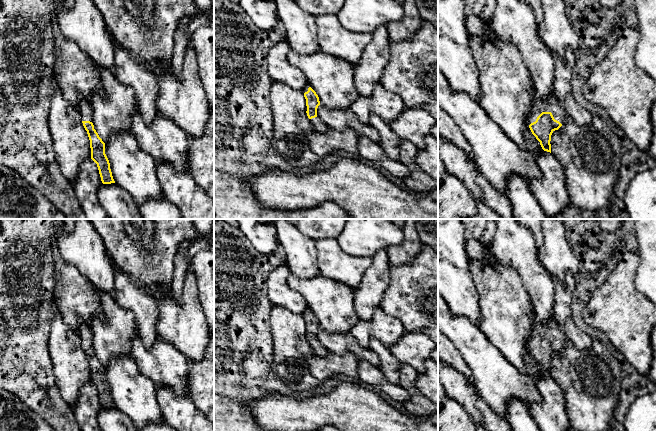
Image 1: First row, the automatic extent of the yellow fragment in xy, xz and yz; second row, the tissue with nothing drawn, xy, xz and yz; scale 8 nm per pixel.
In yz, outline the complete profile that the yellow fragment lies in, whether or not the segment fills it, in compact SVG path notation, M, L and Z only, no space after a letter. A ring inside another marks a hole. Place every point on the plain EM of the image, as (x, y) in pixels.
M532 309L534 327L528 337L529 352L540 366L544 375L551 377L551 359L563 347L570 343L567 336L560 330L556 320L552 318L546 324L541 323Z

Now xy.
M82 323L79 326L78 334L81 338L83 350L87 355L90 364L91 383L97 388L102 407L115 407L110 393L109 384L105 378L105 367L99 361L93 349L93 335L90 326Z

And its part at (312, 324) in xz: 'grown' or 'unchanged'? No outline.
grown

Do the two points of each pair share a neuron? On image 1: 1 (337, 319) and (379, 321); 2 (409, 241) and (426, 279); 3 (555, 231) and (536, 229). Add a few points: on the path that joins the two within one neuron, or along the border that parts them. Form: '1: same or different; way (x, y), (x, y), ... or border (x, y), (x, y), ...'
1: different; border (360, 320), (349, 332)
2: different; border (423, 244), (420, 251), (409, 262), (395, 266)
3: different; border (542, 229), (543, 241), (537, 247)

